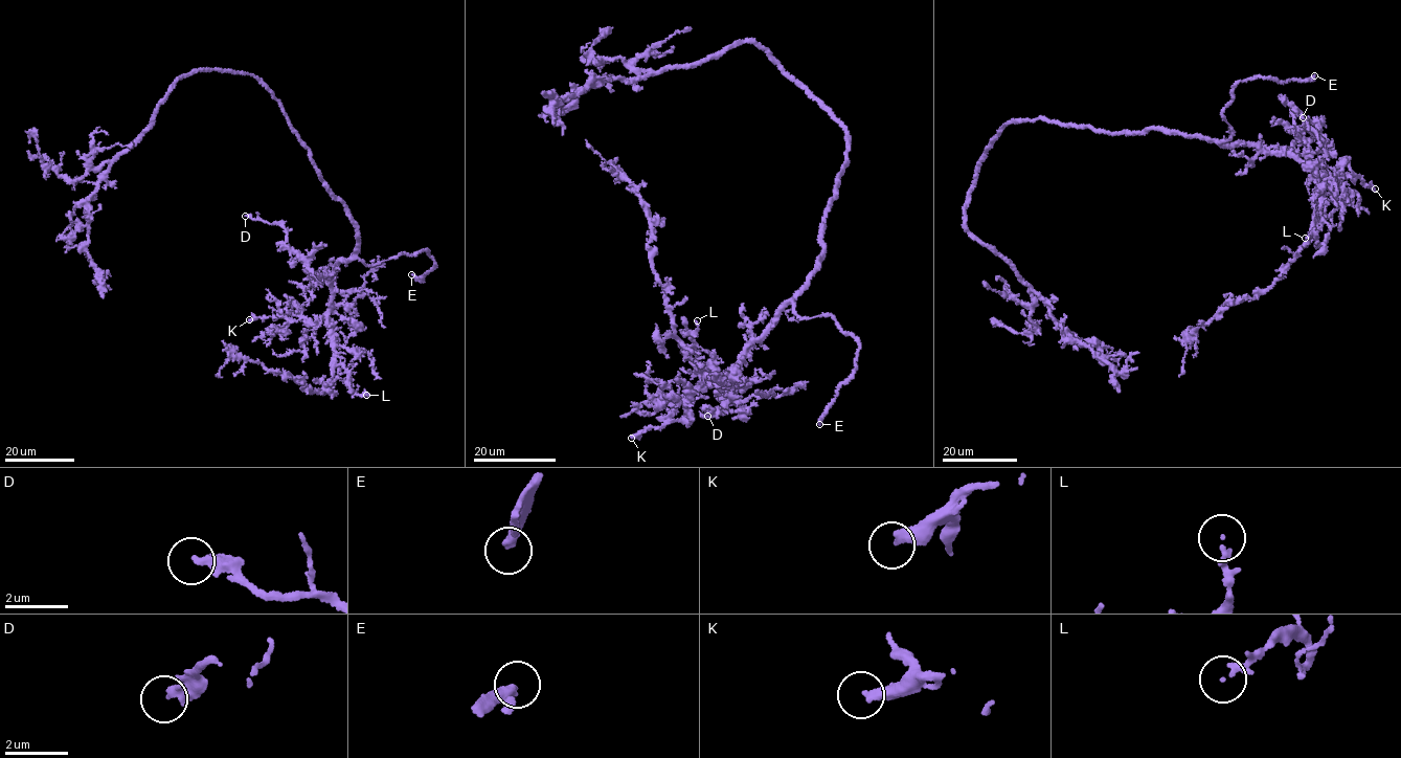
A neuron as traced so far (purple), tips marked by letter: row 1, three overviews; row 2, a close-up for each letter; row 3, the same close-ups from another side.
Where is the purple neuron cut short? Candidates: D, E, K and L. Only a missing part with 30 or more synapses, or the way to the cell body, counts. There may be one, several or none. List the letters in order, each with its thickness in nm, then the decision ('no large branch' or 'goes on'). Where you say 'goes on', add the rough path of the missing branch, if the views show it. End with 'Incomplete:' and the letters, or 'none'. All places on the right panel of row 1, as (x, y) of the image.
D: 260 nm thick; no large branch
E: 320 nm thick; goes on
K: 300 nm thick; no large branch
L: 180 nm thick; no large branch
Incomplete: E

